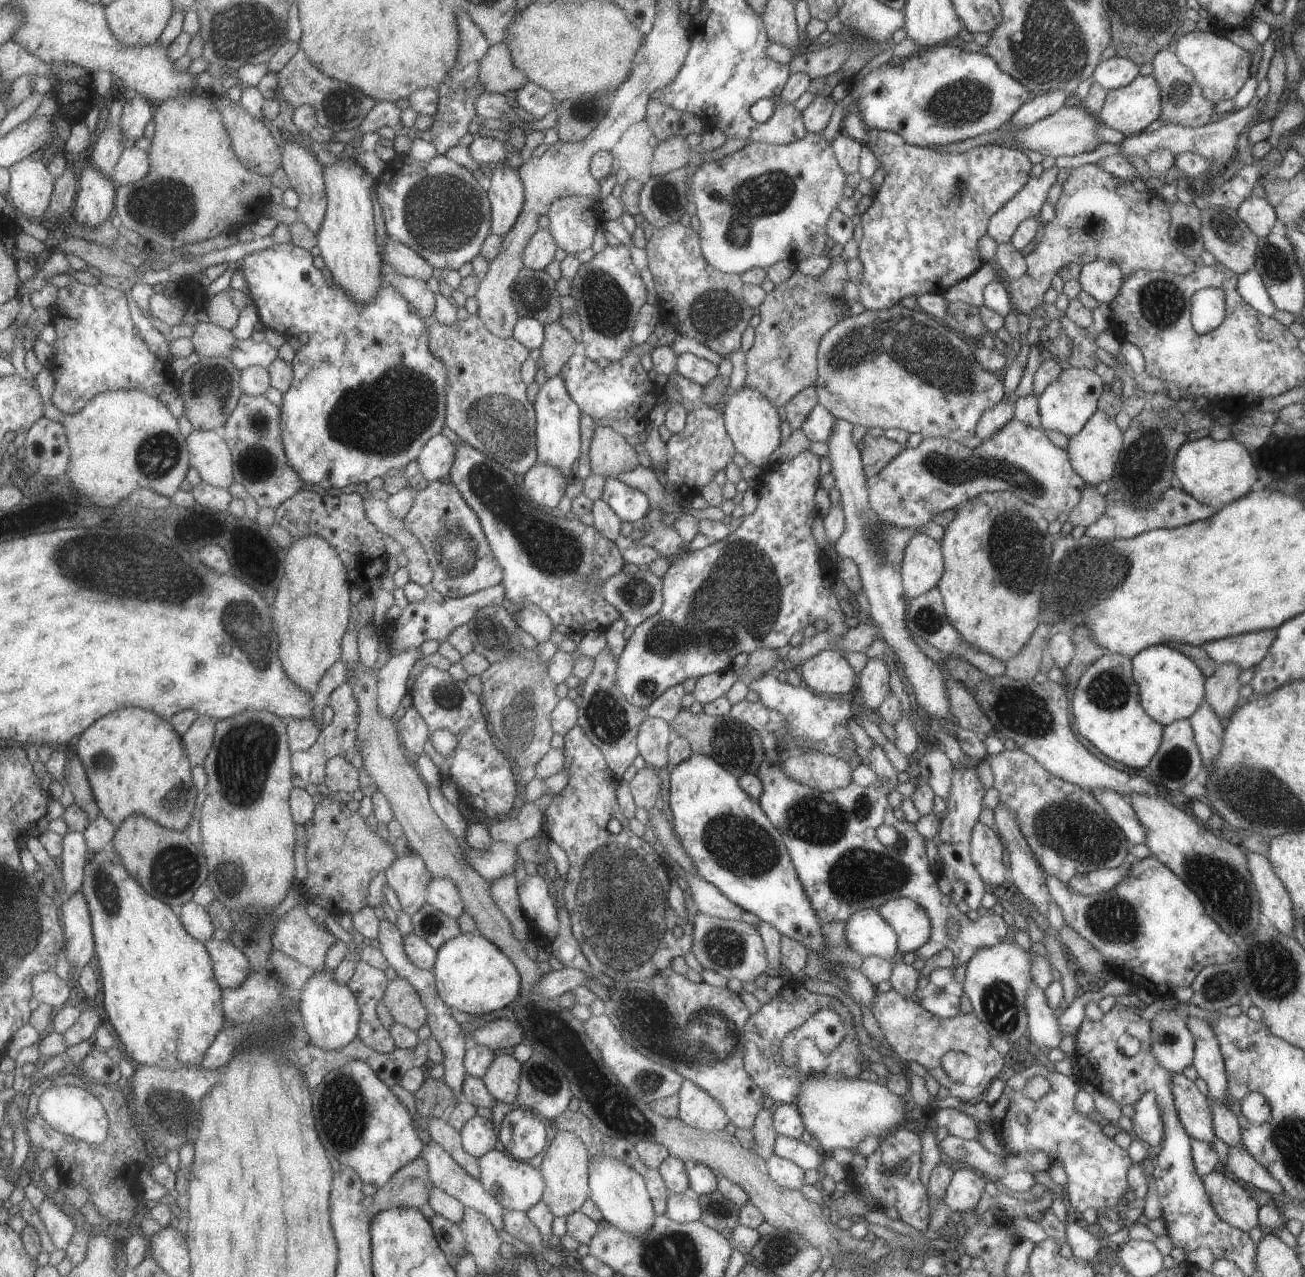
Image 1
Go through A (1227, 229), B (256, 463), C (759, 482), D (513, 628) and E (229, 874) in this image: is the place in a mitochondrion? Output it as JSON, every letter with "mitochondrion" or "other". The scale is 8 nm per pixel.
{"A":"mitochondrion","B":"mitochondrion","C":"other","D":"other","E":"mitochondrion"}

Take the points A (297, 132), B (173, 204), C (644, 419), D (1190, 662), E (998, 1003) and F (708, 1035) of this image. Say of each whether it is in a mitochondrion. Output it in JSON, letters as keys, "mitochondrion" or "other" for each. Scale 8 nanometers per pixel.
{"A":"other","B":"mitochondrion","C":"other","D":"other","E":"mitochondrion","F":"mitochondrion"}

